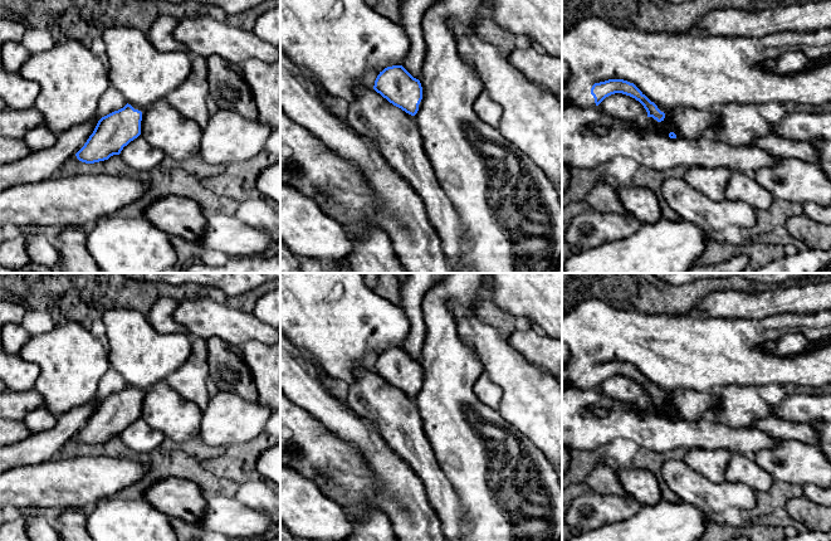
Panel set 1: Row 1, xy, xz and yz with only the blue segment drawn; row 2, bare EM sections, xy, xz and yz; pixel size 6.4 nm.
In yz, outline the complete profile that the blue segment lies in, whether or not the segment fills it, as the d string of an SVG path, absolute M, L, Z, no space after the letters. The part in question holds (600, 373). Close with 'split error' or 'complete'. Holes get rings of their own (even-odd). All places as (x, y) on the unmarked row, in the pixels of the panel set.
M590 299L562 316L562 343L570 350L570 361L562 366L562 390L597 389L606 379L622 375L639 382L647 399L661 404L675 389L715 393L725 386L822 388L831 384L831 311L732 320L620 311ZM790 333L803 335L813 345L797 355L773 355L763 349L764 342Z | split error

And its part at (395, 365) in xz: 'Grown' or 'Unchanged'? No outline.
Unchanged

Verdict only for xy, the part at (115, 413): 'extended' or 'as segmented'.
extended

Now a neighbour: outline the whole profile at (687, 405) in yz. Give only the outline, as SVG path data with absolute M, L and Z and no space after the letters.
M675 389L665 395L665 400L661 404L647 399L635 406L639 411L647 411L665 419L669 419L669 415L674 414L676 420L696 421L710 415L710 411L719 405L719 401L720 398L715 393Z

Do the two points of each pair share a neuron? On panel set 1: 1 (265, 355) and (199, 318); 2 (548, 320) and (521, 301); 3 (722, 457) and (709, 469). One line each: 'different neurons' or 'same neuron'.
1: different neurons
2: same neuron
3: same neuron

